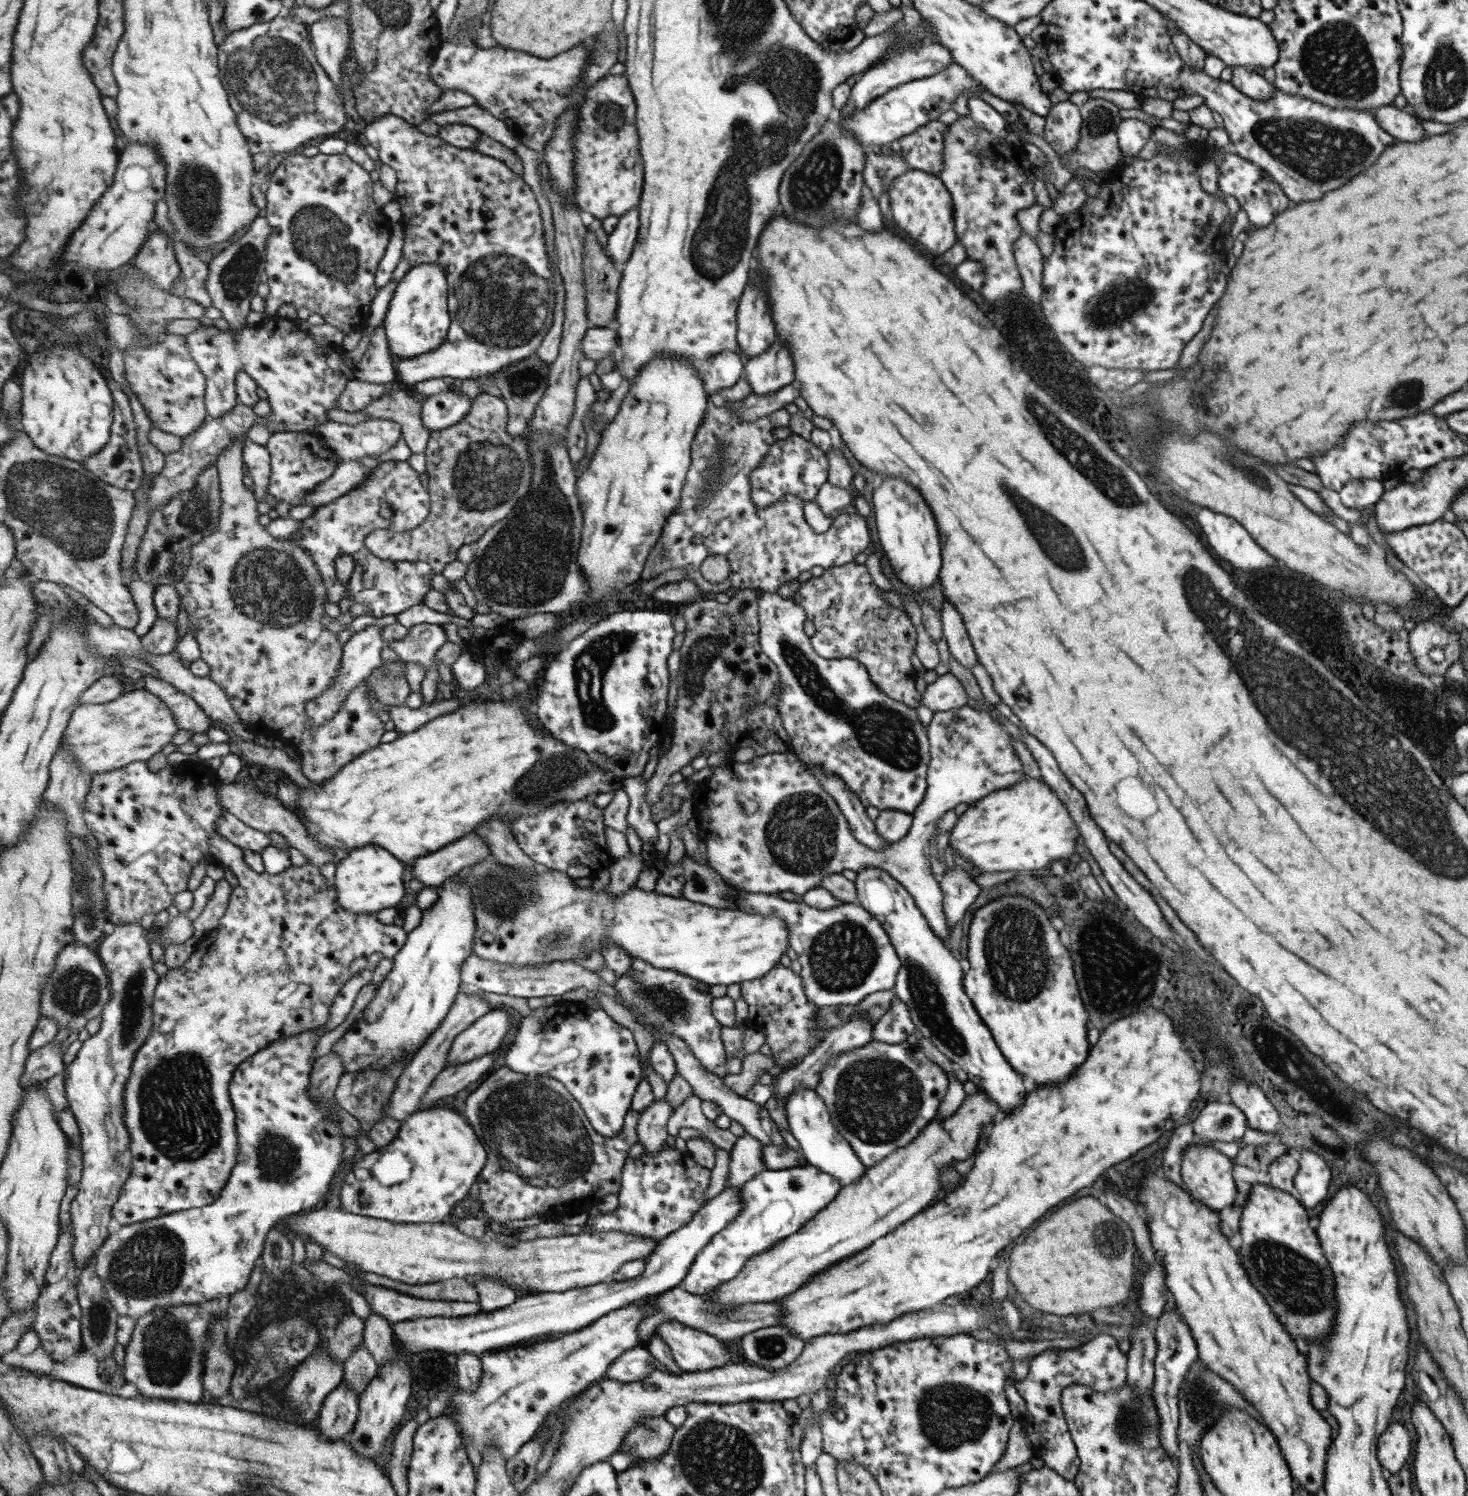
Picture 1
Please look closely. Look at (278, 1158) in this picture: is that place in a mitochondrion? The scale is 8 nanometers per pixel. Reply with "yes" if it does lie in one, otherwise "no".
yes

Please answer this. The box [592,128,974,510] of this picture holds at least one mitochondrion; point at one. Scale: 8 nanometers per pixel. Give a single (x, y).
(815, 180)

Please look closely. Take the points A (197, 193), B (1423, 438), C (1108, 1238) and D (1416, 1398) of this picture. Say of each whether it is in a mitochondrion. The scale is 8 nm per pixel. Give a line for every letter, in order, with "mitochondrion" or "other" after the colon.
A: mitochondrion
B: other
C: mitochondrion
D: other

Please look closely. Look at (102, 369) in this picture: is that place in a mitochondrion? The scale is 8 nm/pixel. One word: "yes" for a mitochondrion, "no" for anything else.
no

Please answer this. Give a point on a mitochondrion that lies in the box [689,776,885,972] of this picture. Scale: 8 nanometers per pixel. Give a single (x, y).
(801, 833)

